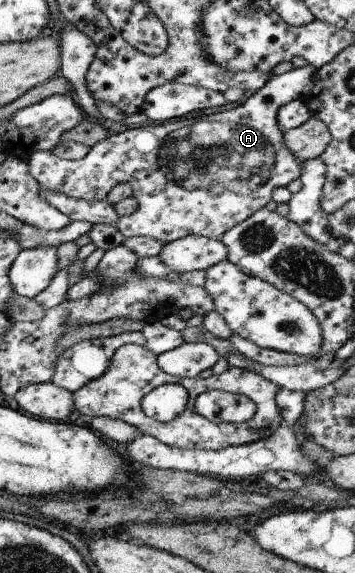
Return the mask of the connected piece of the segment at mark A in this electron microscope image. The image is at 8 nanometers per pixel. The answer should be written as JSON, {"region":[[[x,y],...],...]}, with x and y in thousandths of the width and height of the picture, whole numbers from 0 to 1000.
{"region":[[[870,112],[794,131],[763,133],[732,159],[659,190],[577,202],[521,202],[451,218],[417,213],[389,223],[361,223],[268,250],[248,271],[220,281],[169,277],[141,264],[101,264],[76,277],[85,302],[110,319],[113,332],[158,332],[158,337],[183,337],[206,346],[299,349],[327,323],[366,323],[392,363],[377,375],[335,386],[332,398],[352,415],[425,414],[470,426],[546,408],[608,419],[744,363],[766,347],[772,330],[806,328],[817,318],[845,312],[856,281],[828,274],[800,253],[800,232],[783,218],[783,192],[831,173],[859,173],[870,157],[882,155],[887,131],[893,119]]]}

